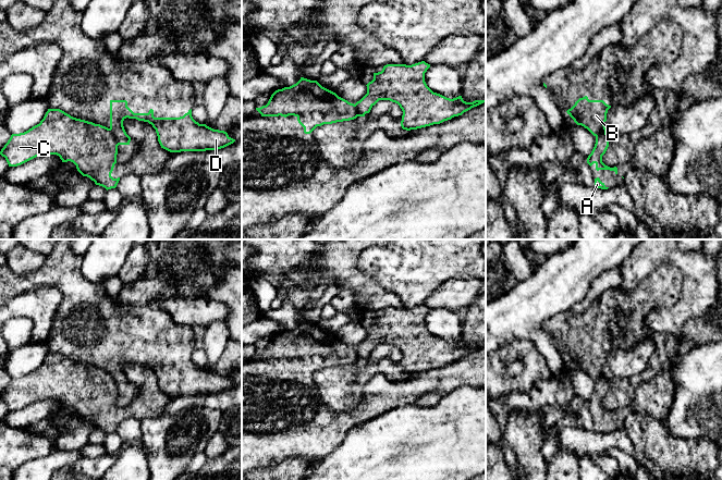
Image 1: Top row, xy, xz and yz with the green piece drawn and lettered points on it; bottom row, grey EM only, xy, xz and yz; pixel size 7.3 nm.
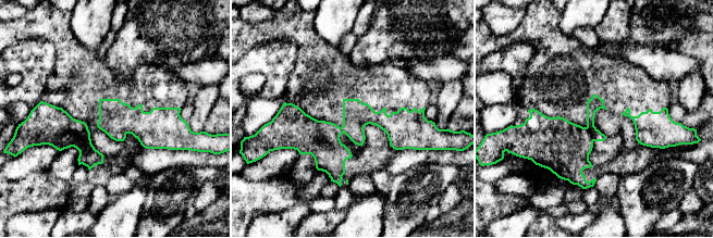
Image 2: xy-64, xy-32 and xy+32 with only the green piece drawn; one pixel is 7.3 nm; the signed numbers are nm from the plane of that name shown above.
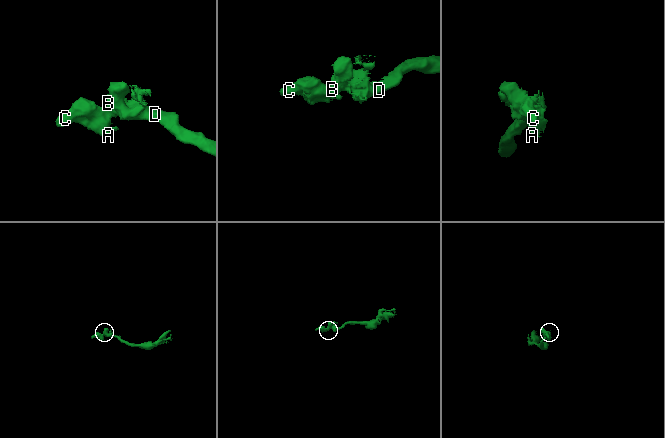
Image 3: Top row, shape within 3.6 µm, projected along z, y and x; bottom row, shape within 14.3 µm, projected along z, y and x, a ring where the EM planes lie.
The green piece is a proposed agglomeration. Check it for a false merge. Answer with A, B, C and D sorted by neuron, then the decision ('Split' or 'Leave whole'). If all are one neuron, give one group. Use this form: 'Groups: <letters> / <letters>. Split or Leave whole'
Groups: A C / B D. Split

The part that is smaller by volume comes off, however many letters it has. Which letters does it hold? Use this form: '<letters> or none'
A, C

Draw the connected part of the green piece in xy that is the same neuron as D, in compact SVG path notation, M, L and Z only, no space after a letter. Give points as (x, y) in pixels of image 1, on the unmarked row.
M110 344L110 373L118 390L131 385L123 370L126 361L151 368L161 392L170 396L216 394L235 385L227 376L196 366L192 353L180 361L155 361L152 353L148 357L134 357L126 344Z

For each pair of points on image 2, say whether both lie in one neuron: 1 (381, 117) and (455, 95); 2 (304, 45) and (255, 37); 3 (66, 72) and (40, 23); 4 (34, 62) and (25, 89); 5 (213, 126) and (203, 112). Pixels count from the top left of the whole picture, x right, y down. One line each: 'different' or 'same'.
1: different
2: same
3: same
4: same
5: different

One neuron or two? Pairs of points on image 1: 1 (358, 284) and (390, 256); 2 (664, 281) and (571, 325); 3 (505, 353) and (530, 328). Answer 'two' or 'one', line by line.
1: two
2: one
3: two

